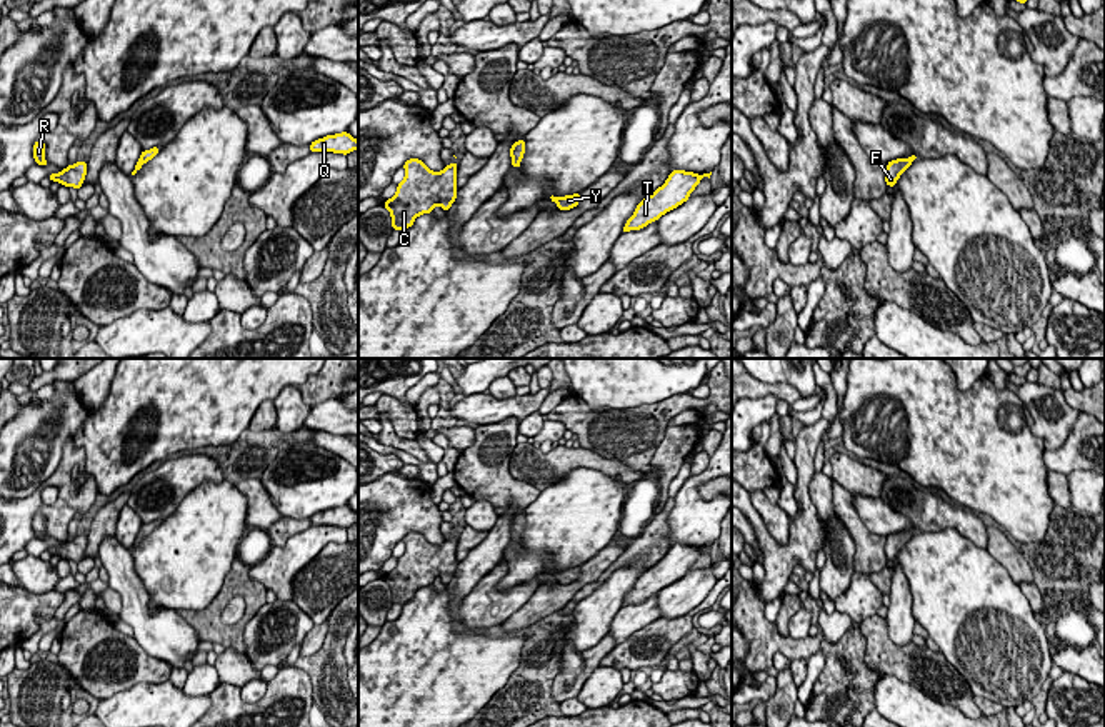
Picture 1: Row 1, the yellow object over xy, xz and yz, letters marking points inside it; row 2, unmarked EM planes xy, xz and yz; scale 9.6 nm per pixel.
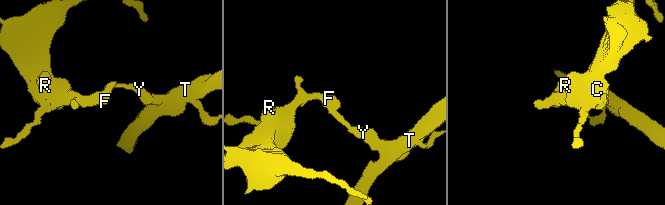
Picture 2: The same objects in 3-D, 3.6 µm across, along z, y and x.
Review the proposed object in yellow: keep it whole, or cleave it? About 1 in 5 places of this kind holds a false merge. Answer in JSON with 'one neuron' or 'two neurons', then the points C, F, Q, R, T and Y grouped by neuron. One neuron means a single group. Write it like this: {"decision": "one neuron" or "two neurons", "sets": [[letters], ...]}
{"decision": "one neuron", "sets": [["C", "F", "Q", "R", "T", "Y"]]}

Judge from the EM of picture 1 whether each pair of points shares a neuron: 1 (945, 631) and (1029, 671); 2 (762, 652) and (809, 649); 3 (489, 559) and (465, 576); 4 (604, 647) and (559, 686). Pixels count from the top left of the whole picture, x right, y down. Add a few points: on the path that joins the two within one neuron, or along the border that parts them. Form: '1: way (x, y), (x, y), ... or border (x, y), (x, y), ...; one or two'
1: way (965, 631), (984, 631), (1009, 656); one
2: way (774, 647), (797, 647); one
3: way (484, 559), (470, 571); one
4: way (590, 661), (572, 687); one

